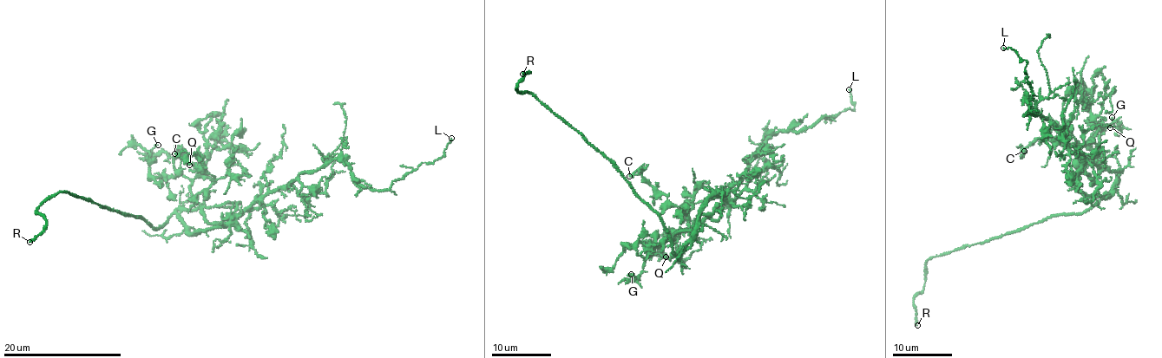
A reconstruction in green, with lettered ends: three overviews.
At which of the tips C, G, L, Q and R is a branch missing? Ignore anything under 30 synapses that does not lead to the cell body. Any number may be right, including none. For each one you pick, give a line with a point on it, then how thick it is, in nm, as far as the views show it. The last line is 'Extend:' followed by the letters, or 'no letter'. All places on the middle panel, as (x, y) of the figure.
R: at (522, 74); 240 nm thick
Extend: R

